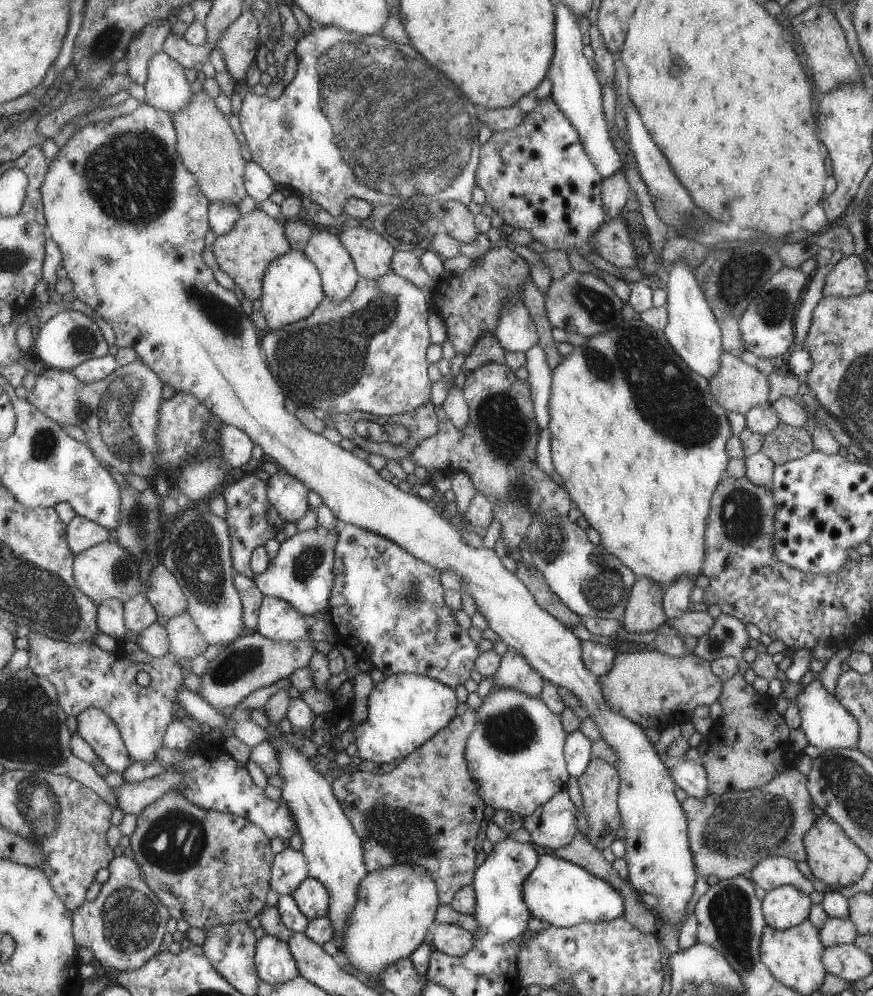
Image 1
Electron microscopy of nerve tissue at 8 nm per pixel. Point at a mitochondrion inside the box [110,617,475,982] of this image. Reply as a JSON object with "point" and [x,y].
{"point":[175,842]}

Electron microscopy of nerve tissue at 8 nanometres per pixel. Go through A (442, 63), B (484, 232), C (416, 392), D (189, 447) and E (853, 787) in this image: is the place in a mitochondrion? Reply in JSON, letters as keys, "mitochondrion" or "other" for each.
{"A":"mitochondrion","B":"other","C":"other","D":"other","E":"mitochondrion"}

